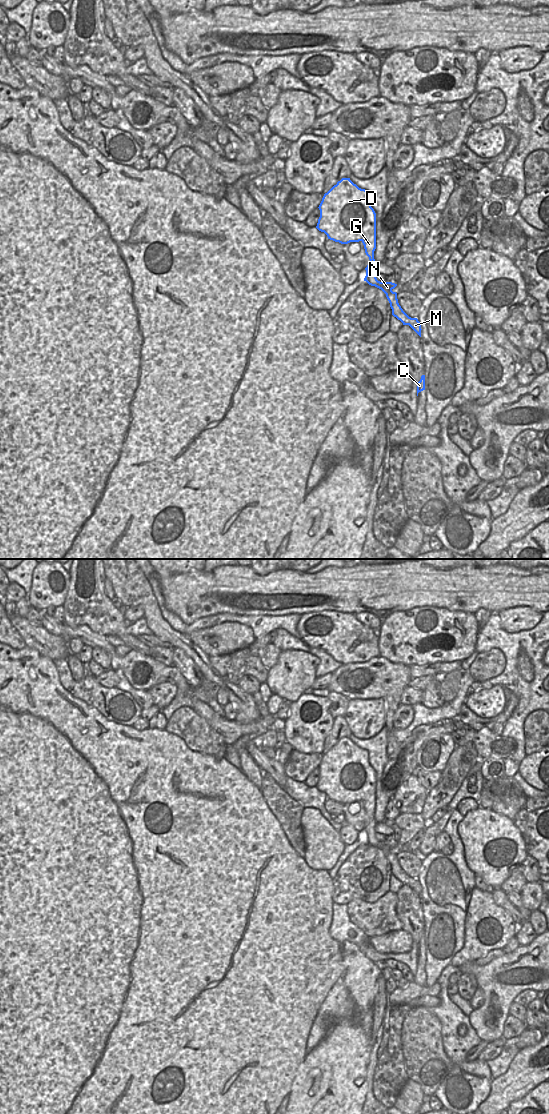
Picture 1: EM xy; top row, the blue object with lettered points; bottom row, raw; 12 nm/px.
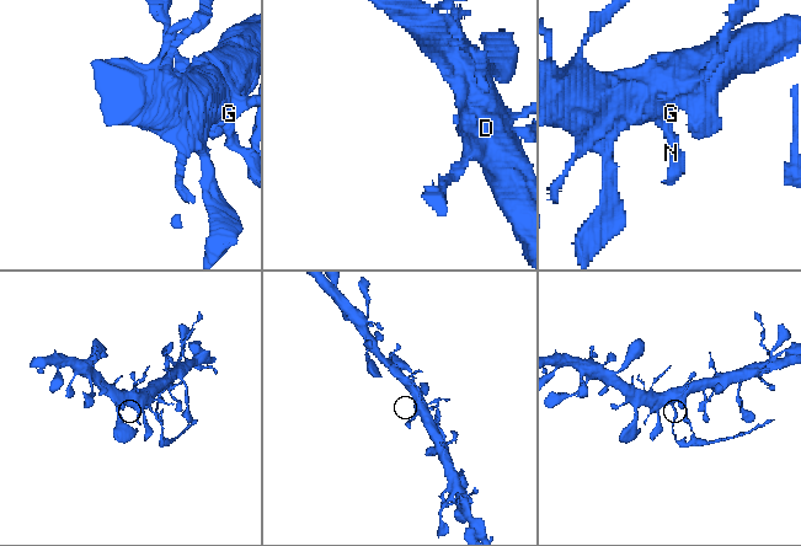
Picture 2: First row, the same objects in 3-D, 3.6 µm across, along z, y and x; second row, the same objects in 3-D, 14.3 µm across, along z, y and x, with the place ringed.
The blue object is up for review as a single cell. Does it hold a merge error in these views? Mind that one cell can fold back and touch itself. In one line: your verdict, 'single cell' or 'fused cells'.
fused cells

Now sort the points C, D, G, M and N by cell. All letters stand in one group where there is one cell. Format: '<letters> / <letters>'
C M N / D G

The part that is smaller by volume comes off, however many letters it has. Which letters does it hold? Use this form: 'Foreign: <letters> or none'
Foreign: C, M, N

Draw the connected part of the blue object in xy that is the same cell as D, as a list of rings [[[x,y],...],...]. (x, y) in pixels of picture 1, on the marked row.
[[[342,178],[327,193],[324,194],[319,205],[320,217],[316,228],[324,232],[328,239],[341,244],[361,241],[365,253],[369,257],[364,281],[377,287],[381,282],[377,280],[374,267],[374,251],[376,249],[376,213],[369,203],[369,193],[359,188],[350,178]]]

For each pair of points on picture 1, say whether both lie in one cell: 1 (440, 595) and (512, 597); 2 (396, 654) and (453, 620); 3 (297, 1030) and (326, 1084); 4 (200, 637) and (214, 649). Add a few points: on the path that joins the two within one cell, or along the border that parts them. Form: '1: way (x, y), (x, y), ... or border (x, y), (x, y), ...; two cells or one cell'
1: way (458, 595), (494, 595); one cell
2: way (410, 645), (419, 636), (435, 634), (439, 630); one cell
3: border (307, 1053), (295, 1074); two cells
4: way (203, 638), (211, 646); one cell

